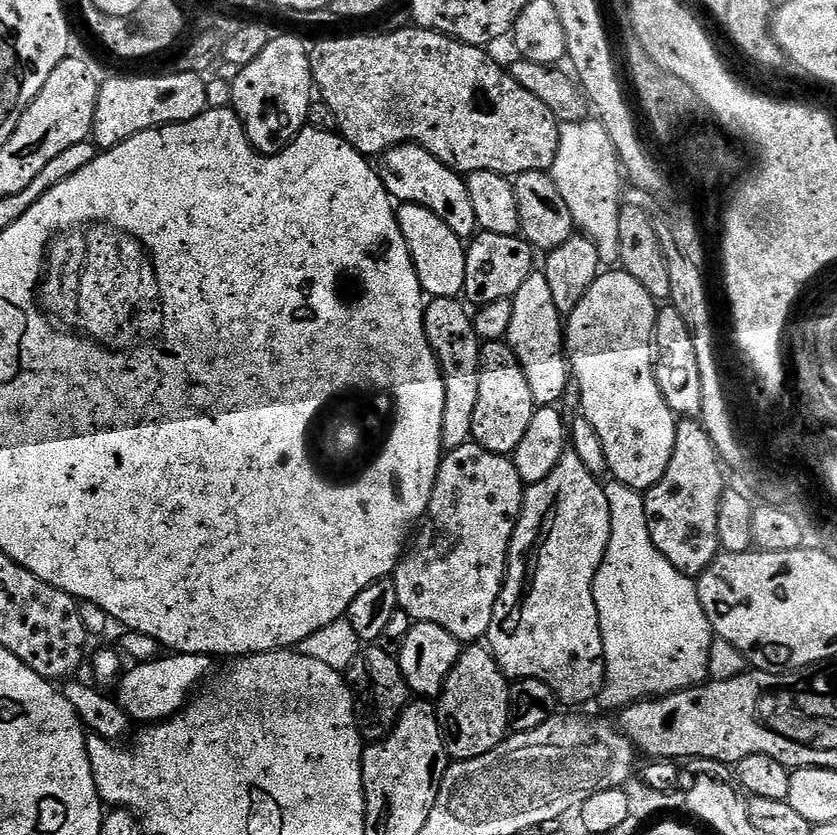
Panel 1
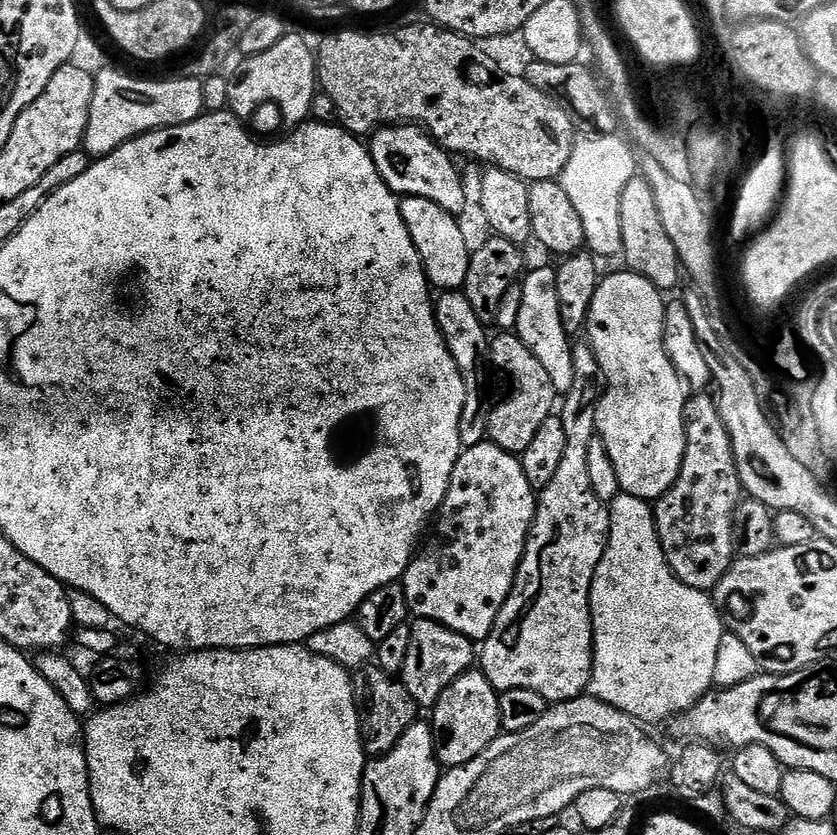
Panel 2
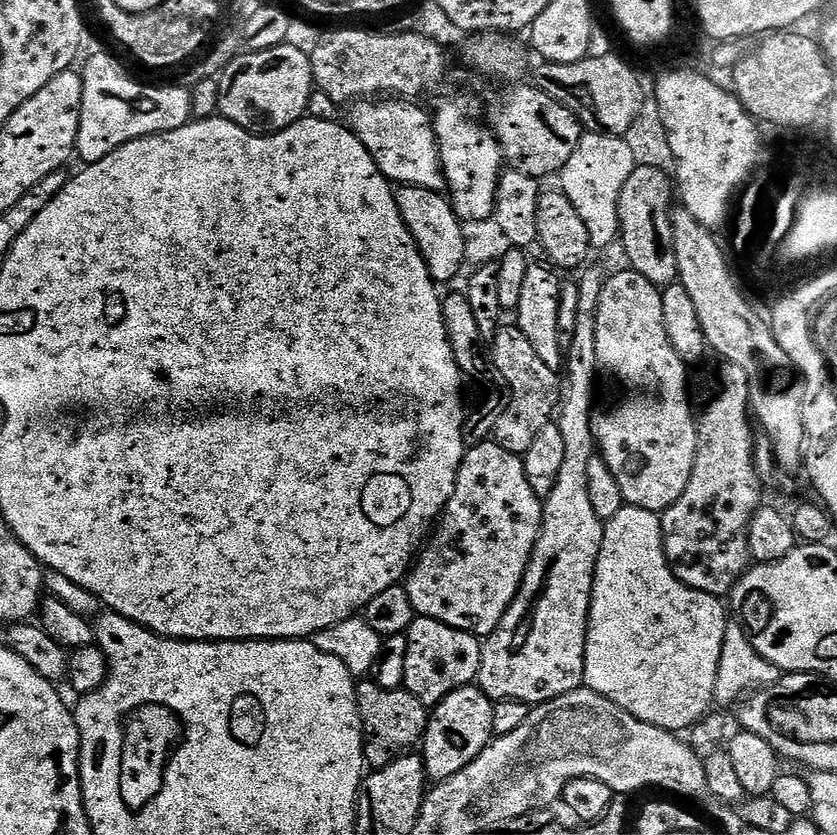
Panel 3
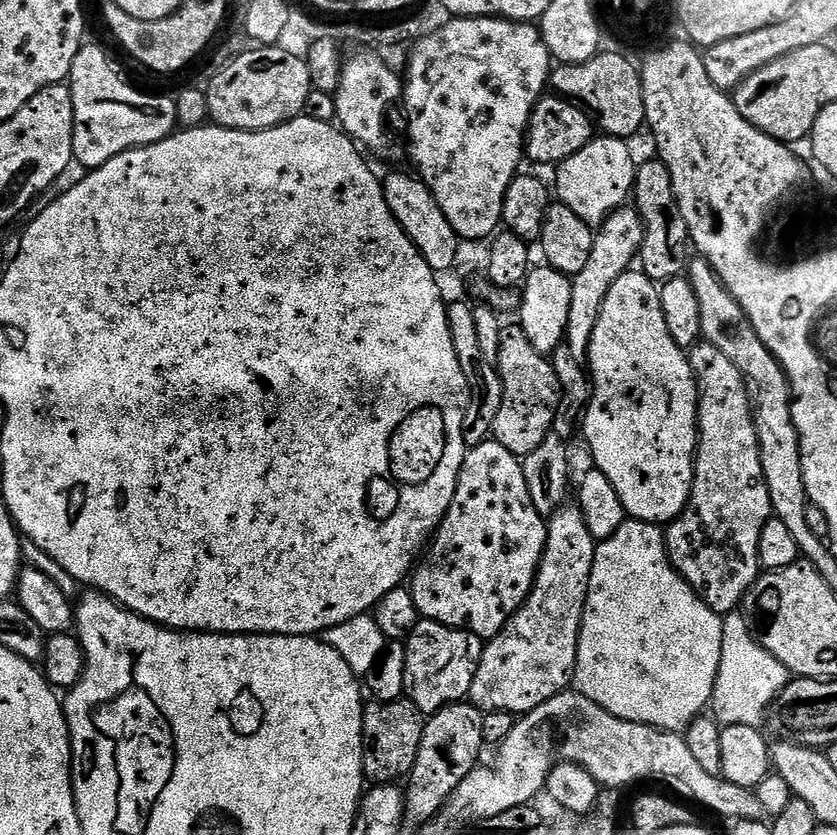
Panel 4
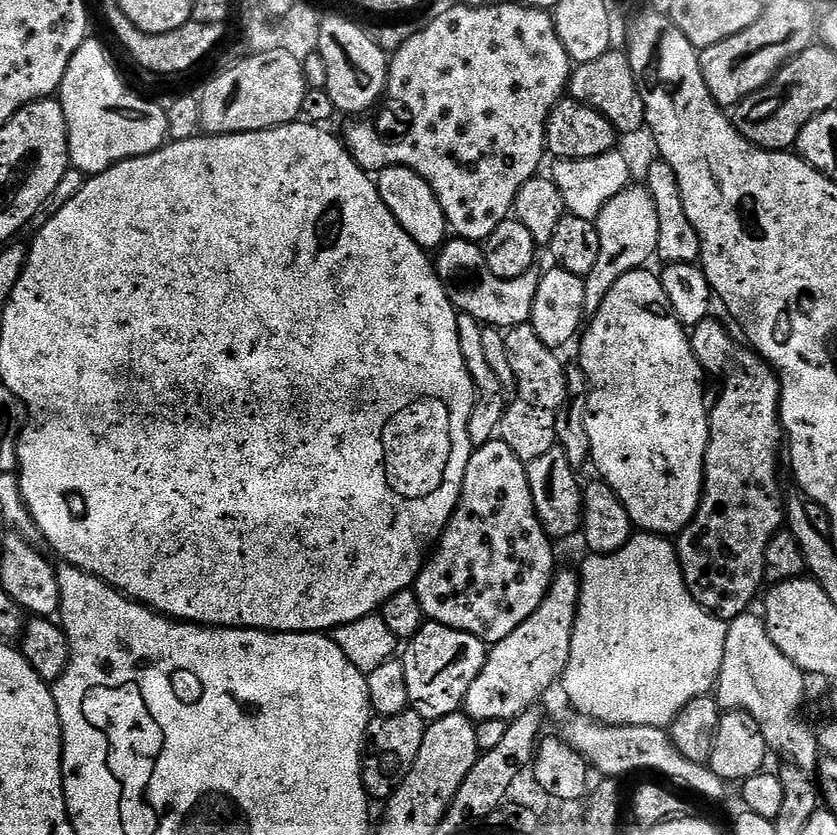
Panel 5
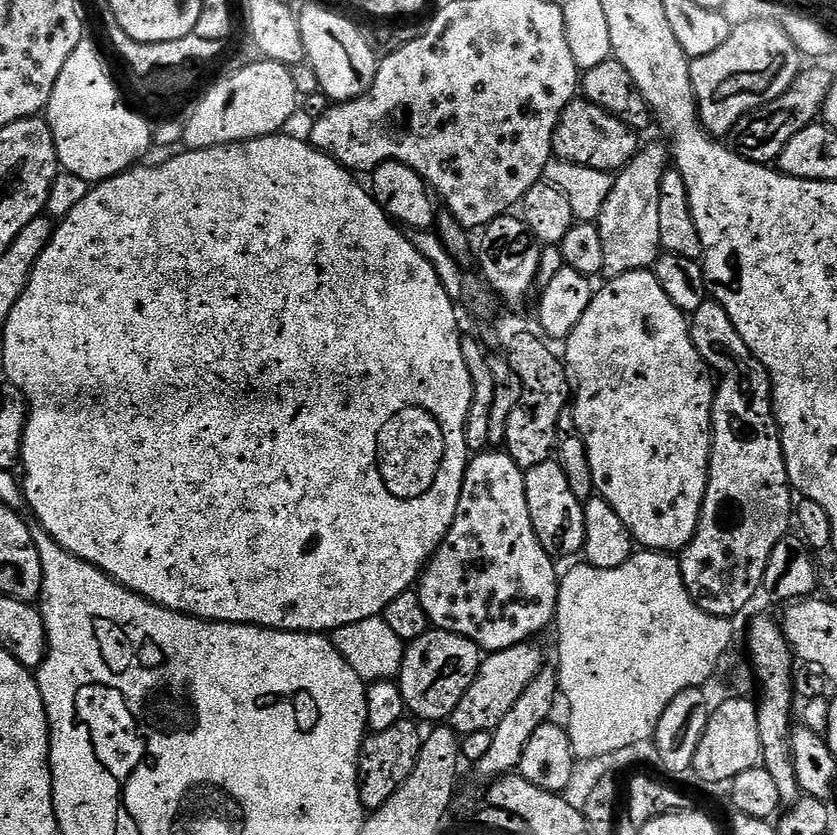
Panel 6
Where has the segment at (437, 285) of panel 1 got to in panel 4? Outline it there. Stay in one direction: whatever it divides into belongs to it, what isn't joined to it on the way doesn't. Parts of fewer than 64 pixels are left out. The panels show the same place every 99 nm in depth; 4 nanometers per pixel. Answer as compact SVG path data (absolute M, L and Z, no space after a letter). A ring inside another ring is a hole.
M396 172L393 176L384 176L384 201L390 206L394 218L402 226L402 230L412 241L414 246L426 258L432 271L439 274L451 272L456 266L461 239L456 235L454 226L446 222L446 214L442 214L442 206L434 198L434 194L415 175L407 176L404 172Z

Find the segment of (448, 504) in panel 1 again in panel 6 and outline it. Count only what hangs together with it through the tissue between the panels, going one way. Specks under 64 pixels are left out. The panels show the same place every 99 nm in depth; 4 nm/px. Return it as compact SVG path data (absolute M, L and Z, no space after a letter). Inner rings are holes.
M484 450L479 453L480 456L469 463L464 472L464 493L460 496L460 510L452 528L448 532L442 545L443 551L448 551L444 557L439 557L440 564L444 567L444 580L448 583L448 592L452 595L452 600L456 603L456 612L464 620L481 620L490 631L496 636L504 639L505 645L523 644L536 638L536 635L551 622L555 621L558 616L558 605L561 603L560 580L558 572L556 576L556 564L551 560L552 556L544 549L545 541L536 530L536 523L532 521L532 511L528 505L528 495L526 494L526 482L524 481L525 471L517 464L515 457L507 451L492 452L493 450Z

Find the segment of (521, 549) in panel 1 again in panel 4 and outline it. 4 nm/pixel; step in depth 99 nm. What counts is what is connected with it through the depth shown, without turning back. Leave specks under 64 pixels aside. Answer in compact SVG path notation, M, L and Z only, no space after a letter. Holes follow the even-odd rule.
M625 206L599 225L595 238L594 250L590 250L590 262L586 262L586 270L574 277L578 290L574 290L570 296L570 318L566 322L566 343L573 351L574 358L581 362L588 359L594 326L598 326L602 304L606 302L610 288L614 286L614 282L618 282L618 278L622 278L624 272L633 267L640 255L640 247L644 245L644 219L635 207ZM579 507L559 508L547 521L548 537L540 559L536 581L526 602L513 614L510 622L494 639L484 645L478 670L470 693L471 703L481 712L510 712L523 714L532 712L542 702L554 698L560 692L569 691L576 675L576 647L580 637L580 623L588 601L590 574L594 566L594 554L598 541L590 534Z

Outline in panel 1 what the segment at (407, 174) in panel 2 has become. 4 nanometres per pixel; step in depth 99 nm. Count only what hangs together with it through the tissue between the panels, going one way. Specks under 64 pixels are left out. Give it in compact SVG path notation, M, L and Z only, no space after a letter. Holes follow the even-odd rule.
M399 144L396 148L389 148L383 153L383 160L384 184L393 201L421 204L434 210L434 214L438 214L438 218L442 218L442 222L446 222L446 226L450 226L450 230L454 230L461 240L471 241L478 231L478 225L474 218L474 205L470 202L468 181L457 169L443 164L421 144Z

